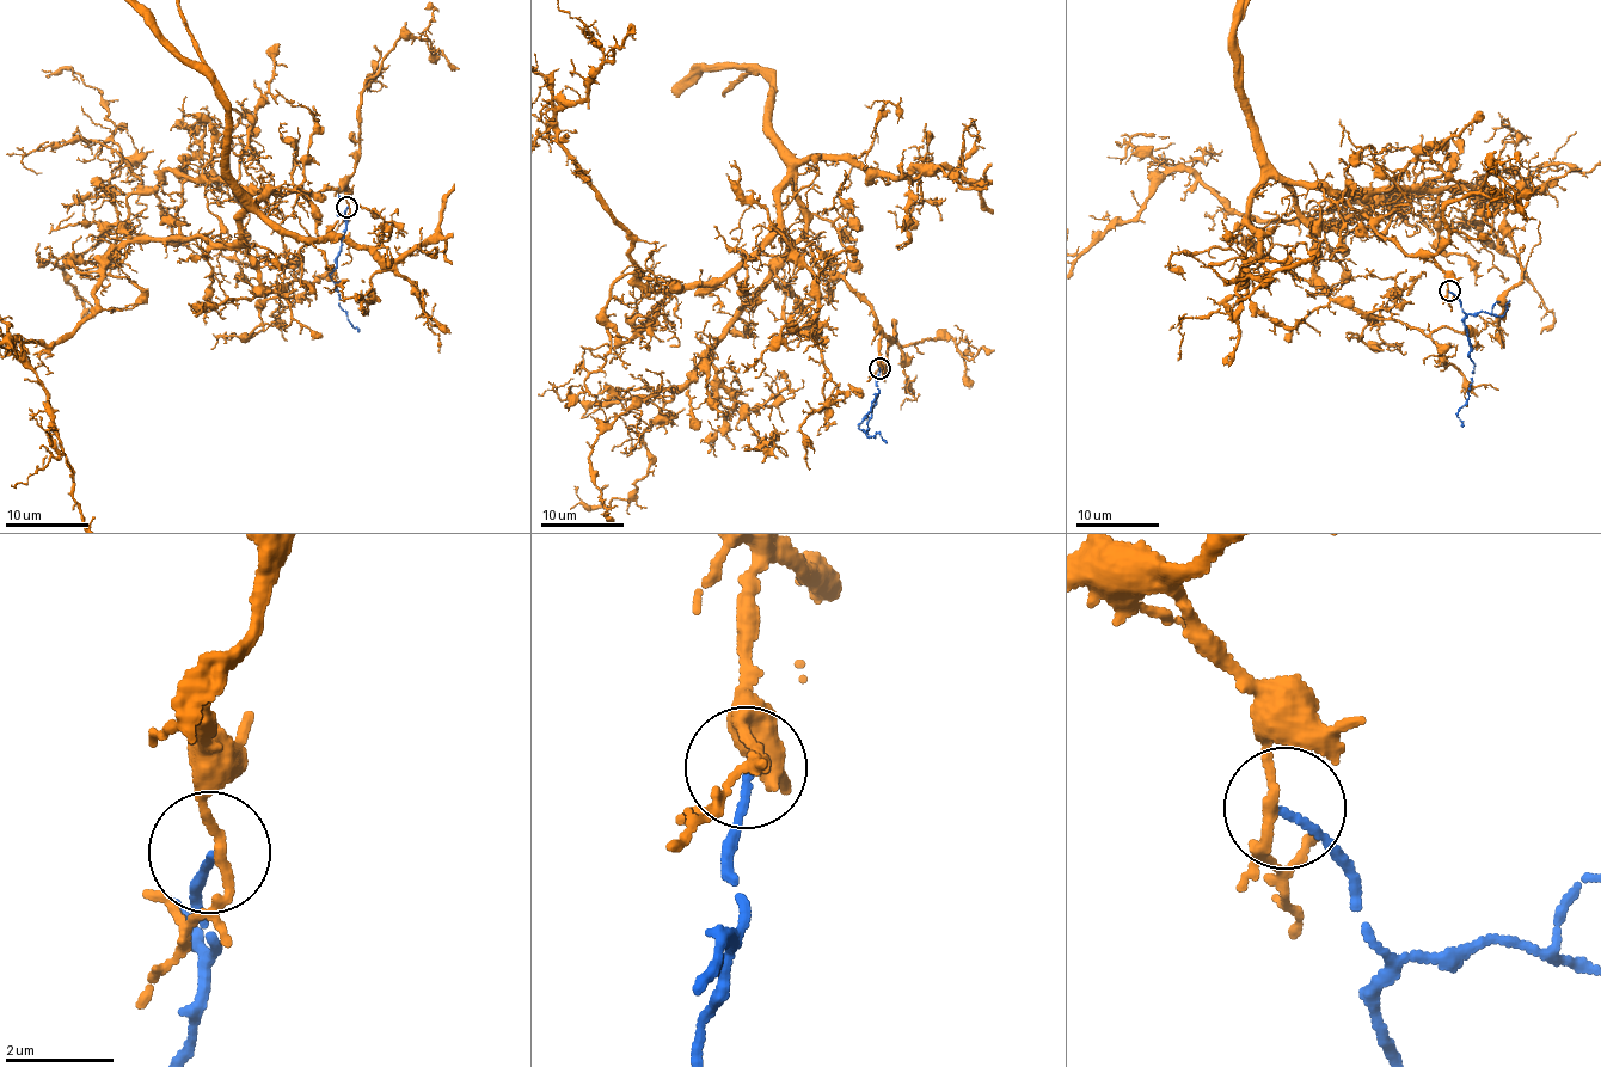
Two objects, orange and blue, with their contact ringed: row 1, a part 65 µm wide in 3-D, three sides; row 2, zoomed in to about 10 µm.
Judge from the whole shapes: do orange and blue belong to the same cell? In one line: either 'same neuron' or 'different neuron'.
different neuron

